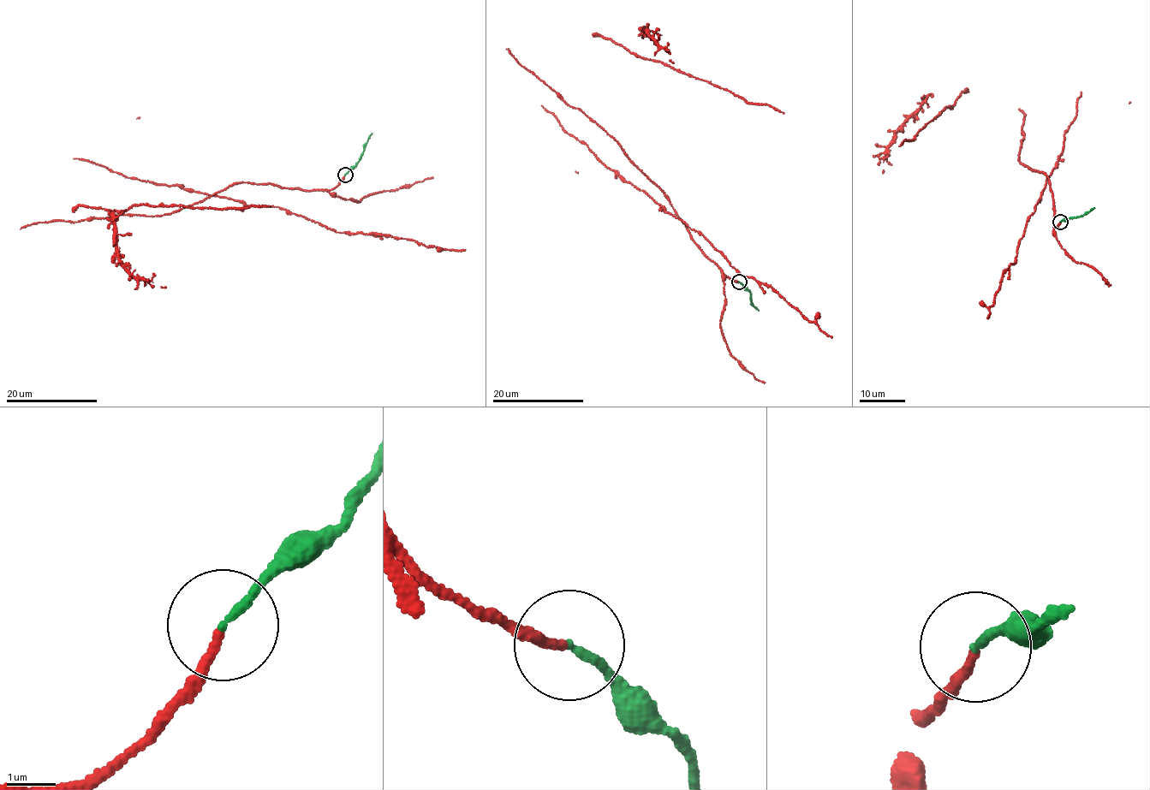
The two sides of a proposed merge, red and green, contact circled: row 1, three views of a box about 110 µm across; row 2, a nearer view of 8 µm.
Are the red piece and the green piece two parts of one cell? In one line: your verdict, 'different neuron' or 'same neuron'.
same neuron

